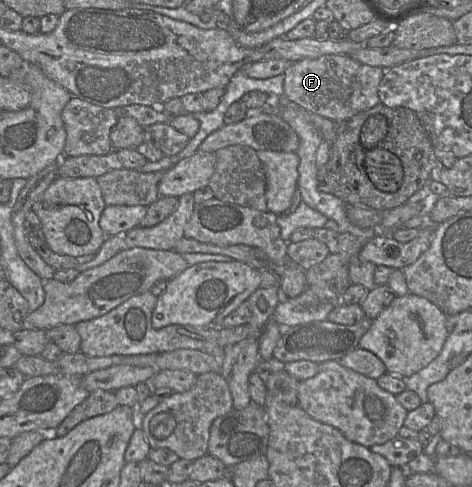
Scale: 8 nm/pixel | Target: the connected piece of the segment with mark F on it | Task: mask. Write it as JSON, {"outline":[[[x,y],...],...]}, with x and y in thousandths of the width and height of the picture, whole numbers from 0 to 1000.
{"outline":[[[695,111],[617,127],[602,146],[602,197],[659,232],[727,255],[805,211],[801,181],[816,144],[769,131],[739,113]]]}

